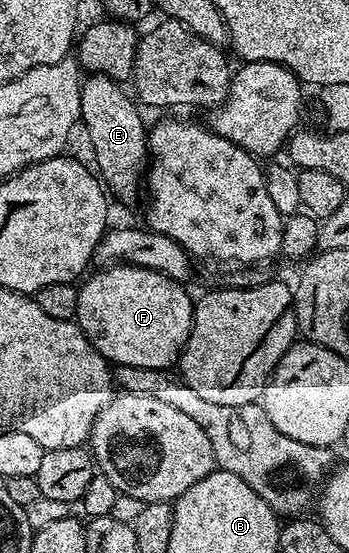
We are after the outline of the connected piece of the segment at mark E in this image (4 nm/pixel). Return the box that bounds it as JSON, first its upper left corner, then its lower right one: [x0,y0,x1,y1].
[79,74,149,200]

